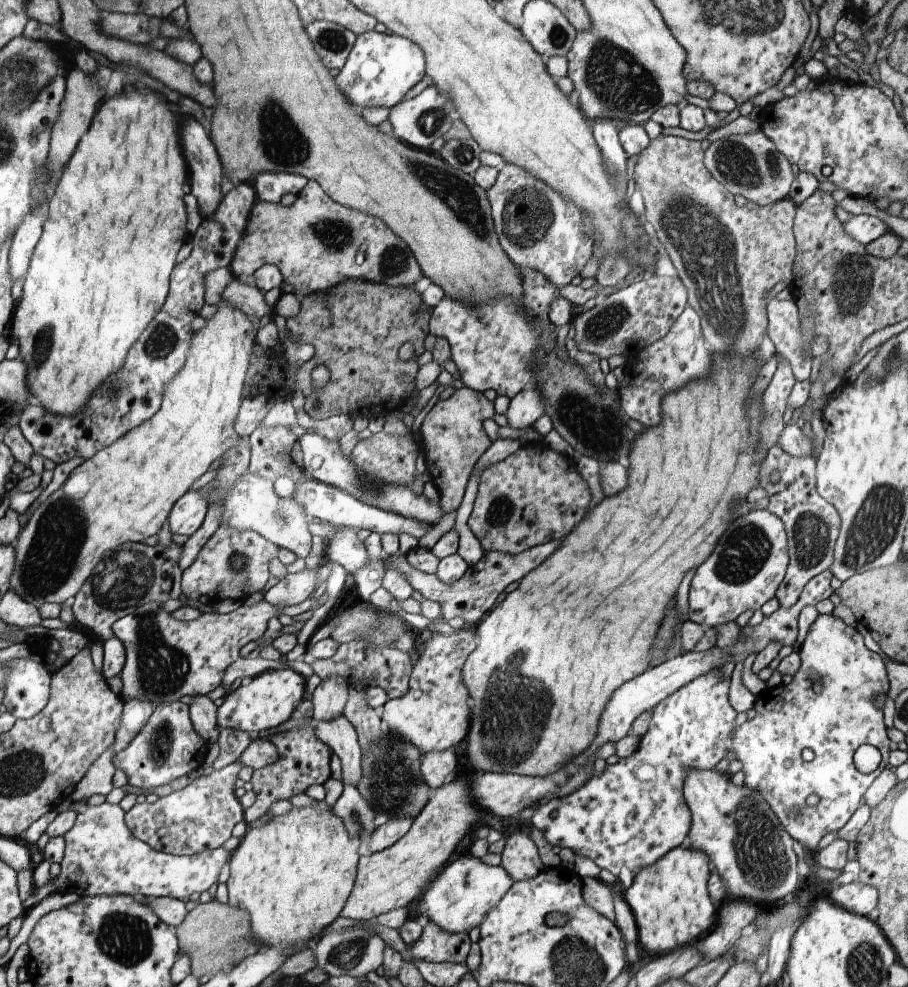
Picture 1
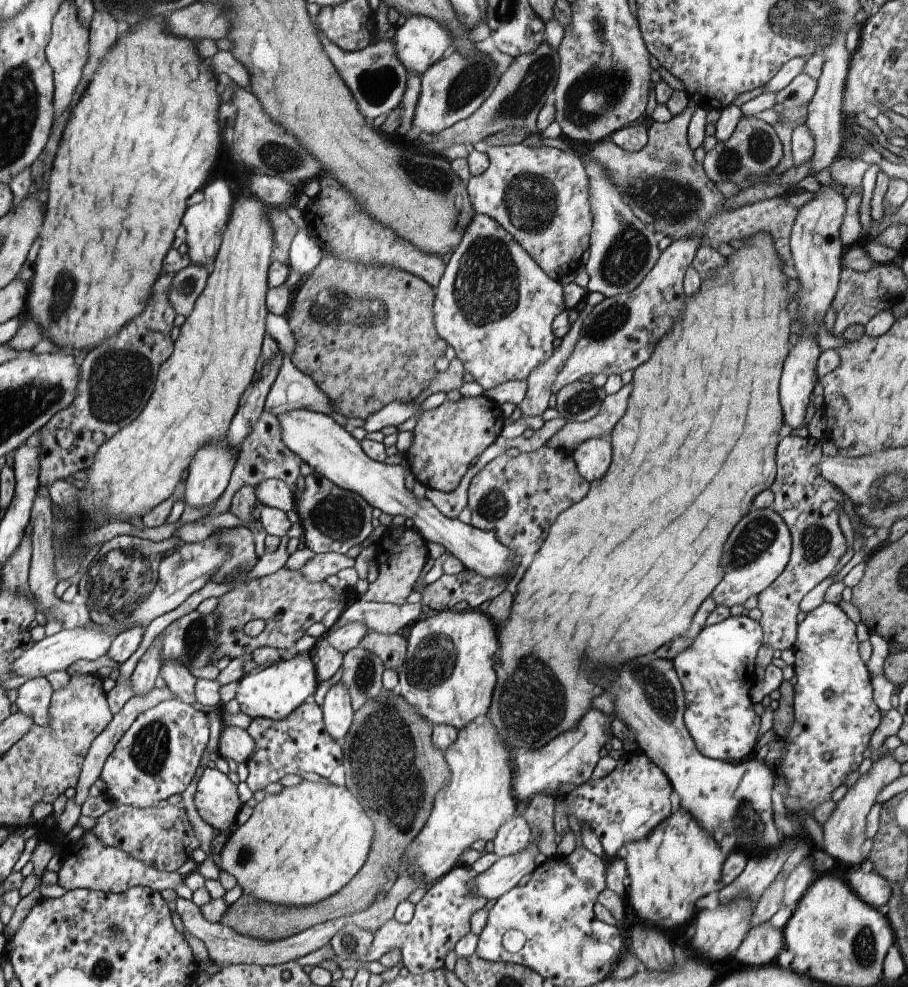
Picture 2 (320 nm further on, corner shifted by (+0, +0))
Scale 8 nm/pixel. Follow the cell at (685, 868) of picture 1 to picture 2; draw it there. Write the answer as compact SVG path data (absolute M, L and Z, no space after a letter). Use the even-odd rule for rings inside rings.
M682 806L667 819L661 820L642 840L627 842L625 847L627 854L624 860L631 882L625 895L626 902L633 906L642 920L659 929L671 932L676 925L694 919L698 911L696 900L716 894L726 886L721 874L728 855L720 849L719 841Z

